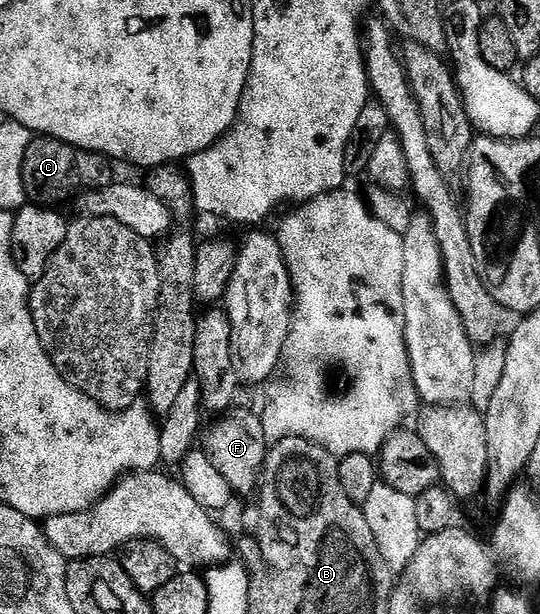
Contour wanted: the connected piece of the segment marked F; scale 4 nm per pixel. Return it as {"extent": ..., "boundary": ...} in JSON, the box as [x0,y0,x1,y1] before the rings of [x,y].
{"extent":[205,406,269,497],"boundary":[[[240,406],[232,407],[230,412],[224,412],[211,428],[207,436],[205,451],[208,458],[221,470],[221,478],[231,487],[232,493],[240,497],[254,497],[261,483],[263,463],[267,457],[269,441],[265,434],[262,415],[246,412]]]}

